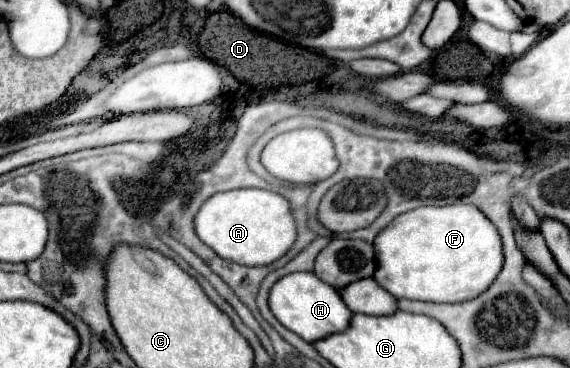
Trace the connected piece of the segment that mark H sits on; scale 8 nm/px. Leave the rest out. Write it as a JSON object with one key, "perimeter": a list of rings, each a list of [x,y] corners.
{"perimeter":[[[292,272],[280,278],[270,290],[268,306],[274,318],[282,322],[282,326],[288,326],[288,330],[300,334],[300,338],[306,342],[316,342],[334,332],[342,332],[352,318],[352,312],[342,302],[340,292],[324,284],[312,272]]]}

